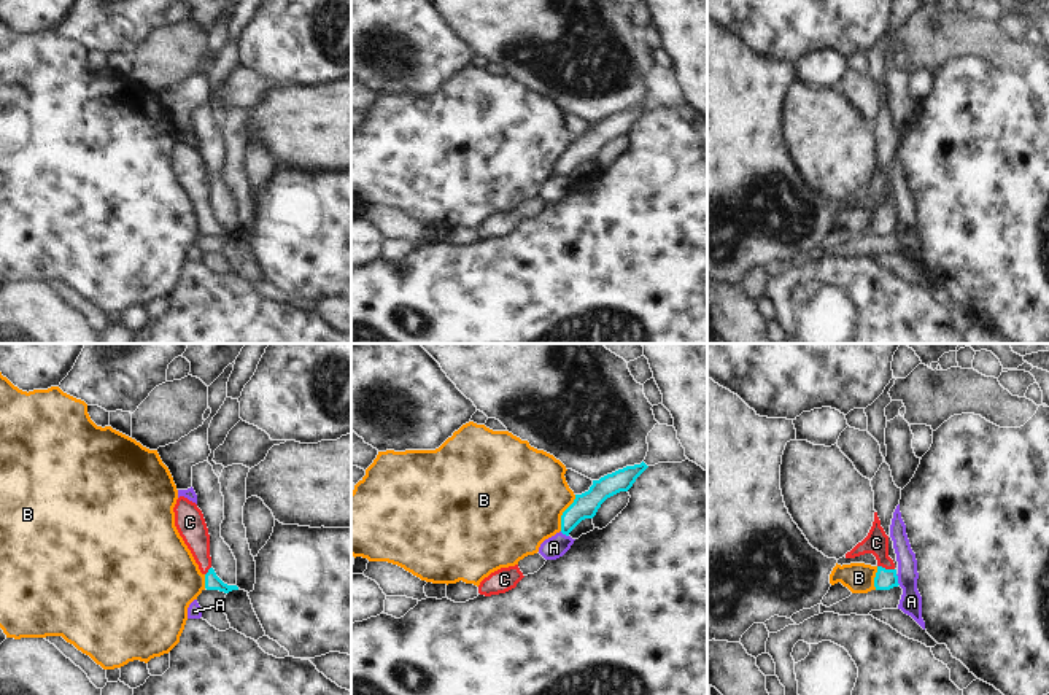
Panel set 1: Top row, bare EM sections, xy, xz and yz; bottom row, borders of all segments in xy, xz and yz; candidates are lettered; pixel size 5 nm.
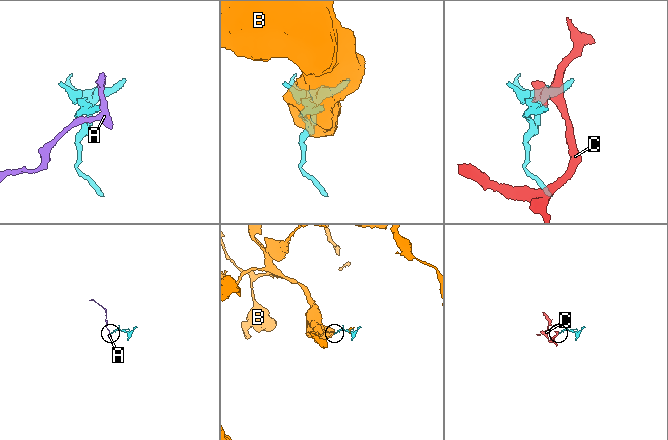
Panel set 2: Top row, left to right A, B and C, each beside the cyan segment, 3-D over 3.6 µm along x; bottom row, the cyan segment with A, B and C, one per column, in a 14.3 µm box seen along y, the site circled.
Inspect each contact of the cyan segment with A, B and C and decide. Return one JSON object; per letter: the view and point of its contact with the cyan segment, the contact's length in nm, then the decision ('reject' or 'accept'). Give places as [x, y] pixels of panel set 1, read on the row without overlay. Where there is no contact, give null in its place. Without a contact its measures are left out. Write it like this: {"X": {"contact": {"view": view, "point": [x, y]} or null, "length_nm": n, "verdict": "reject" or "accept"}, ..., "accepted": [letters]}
{"A": {"contact": {"view": "yz", "point": [897, 223]}, "length_nm": 60, "verdict": "reject"}, "B": {"contact": {"view": "xz", "point": [563, 156]}, "length_nm": 200, "verdict": "reject"}, "C": {"contact": {"view": "yz", "point": [884, 212]}, "length_nm": 90, "verdict": "accept"}, "accepted": ["C"]}

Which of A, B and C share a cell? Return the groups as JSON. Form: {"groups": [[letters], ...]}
{"groups": [["A"], ["B"], ["C"]]}

